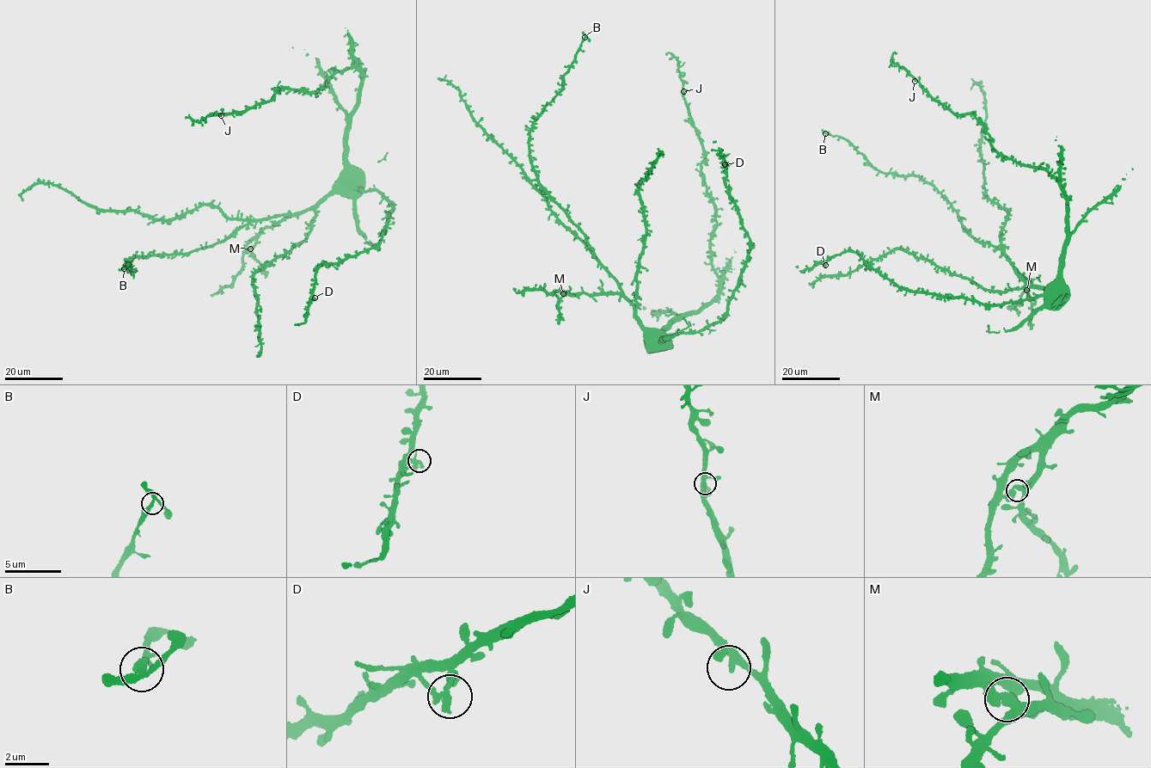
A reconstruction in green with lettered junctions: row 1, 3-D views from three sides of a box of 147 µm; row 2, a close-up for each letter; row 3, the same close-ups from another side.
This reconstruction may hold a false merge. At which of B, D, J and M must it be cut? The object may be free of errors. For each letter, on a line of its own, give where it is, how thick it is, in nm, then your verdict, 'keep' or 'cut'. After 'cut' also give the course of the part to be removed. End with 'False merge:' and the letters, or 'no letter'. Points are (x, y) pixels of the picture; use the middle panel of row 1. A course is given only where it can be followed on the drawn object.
B: (584, 37) | 240 nm | keep
D: (725, 164) | 280 nm | keep
J: (683, 91) | 280 nm | keep
M: (563, 293) | 400 nm | keep
False merge: no letter

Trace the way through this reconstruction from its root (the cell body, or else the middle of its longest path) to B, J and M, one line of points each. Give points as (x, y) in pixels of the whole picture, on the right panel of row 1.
B: (1048, 290), (1025, 283), (1001, 250), (974, 238), (932, 185), (913, 175), (882, 172), (849, 142), (825, 132)
J: (1048, 290), (1068, 227), (1067, 195), (1059, 182), (1047, 170), (998, 155), (973, 114), (952, 113), (915, 81)
M: (1048, 290), (1029, 285), (1022, 276), (1030, 279), (1030, 288), (1026, 290)

